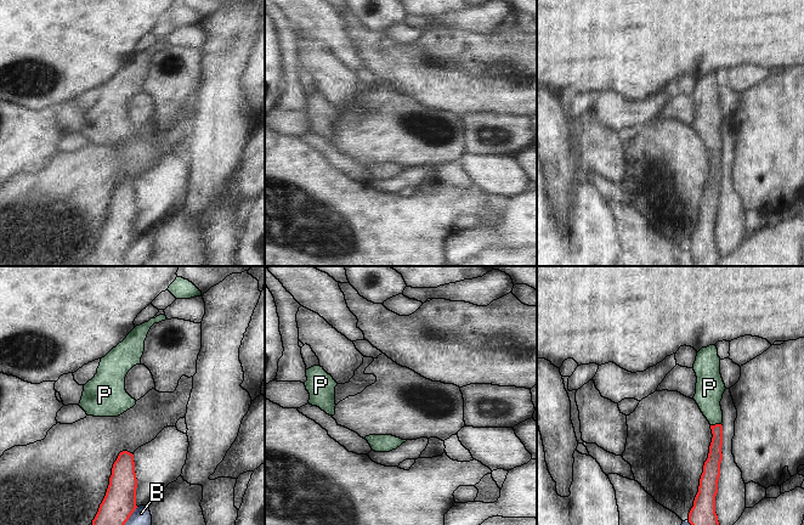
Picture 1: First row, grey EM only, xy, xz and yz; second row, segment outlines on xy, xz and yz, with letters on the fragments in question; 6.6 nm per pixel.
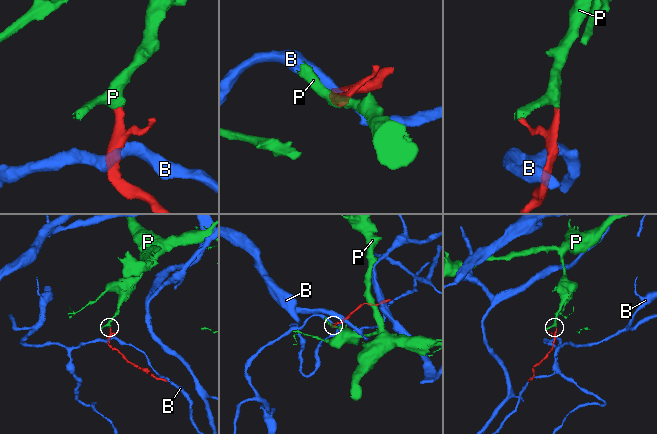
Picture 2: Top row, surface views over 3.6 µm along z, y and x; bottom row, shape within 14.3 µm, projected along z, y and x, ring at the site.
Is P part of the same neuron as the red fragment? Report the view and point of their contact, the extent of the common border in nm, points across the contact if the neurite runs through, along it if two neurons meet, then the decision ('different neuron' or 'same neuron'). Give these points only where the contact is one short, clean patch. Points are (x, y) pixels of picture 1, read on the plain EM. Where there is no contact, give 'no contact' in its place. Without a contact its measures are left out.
meets red in yz at (715, 152); contact 70 nm long; runs through yz (714, 186), (717, 170), (715, 152), (709, 134), (709, 116); same neuron

